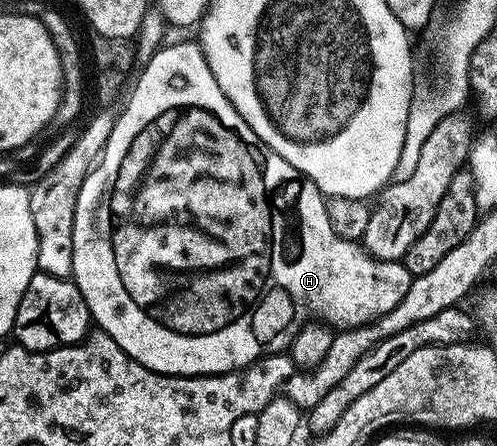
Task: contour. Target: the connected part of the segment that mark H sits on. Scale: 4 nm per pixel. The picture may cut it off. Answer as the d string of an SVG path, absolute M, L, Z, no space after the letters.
M198 40L179 41L176 45L164 44L162 49L155 52L153 59L142 66L140 73L143 74L139 78L134 78L131 98L128 99L123 114L120 112L115 118L113 135L109 135L103 156L95 162L95 168L91 170L77 195L77 211L73 223L71 277L85 299L92 322L102 332L109 334L117 347L121 347L121 351L158 373L173 373L184 377L231 373L234 369L252 365L258 357L286 350L299 332L300 322L295 321L298 313L303 319L318 315L332 326L354 327L366 325L376 317L384 317L405 299L405 291L409 291L412 275L403 262L377 261L367 254L362 244L338 237L329 223L325 195L313 183L313 179L297 171L297 167L285 163L281 155L277 155L264 141L257 139L253 127L249 127L249 123L245 123L245 119L237 115L237 107L233 107L233 103L225 99L221 87L217 87L217 79L213 79L213 71L209 71L209 63Z

